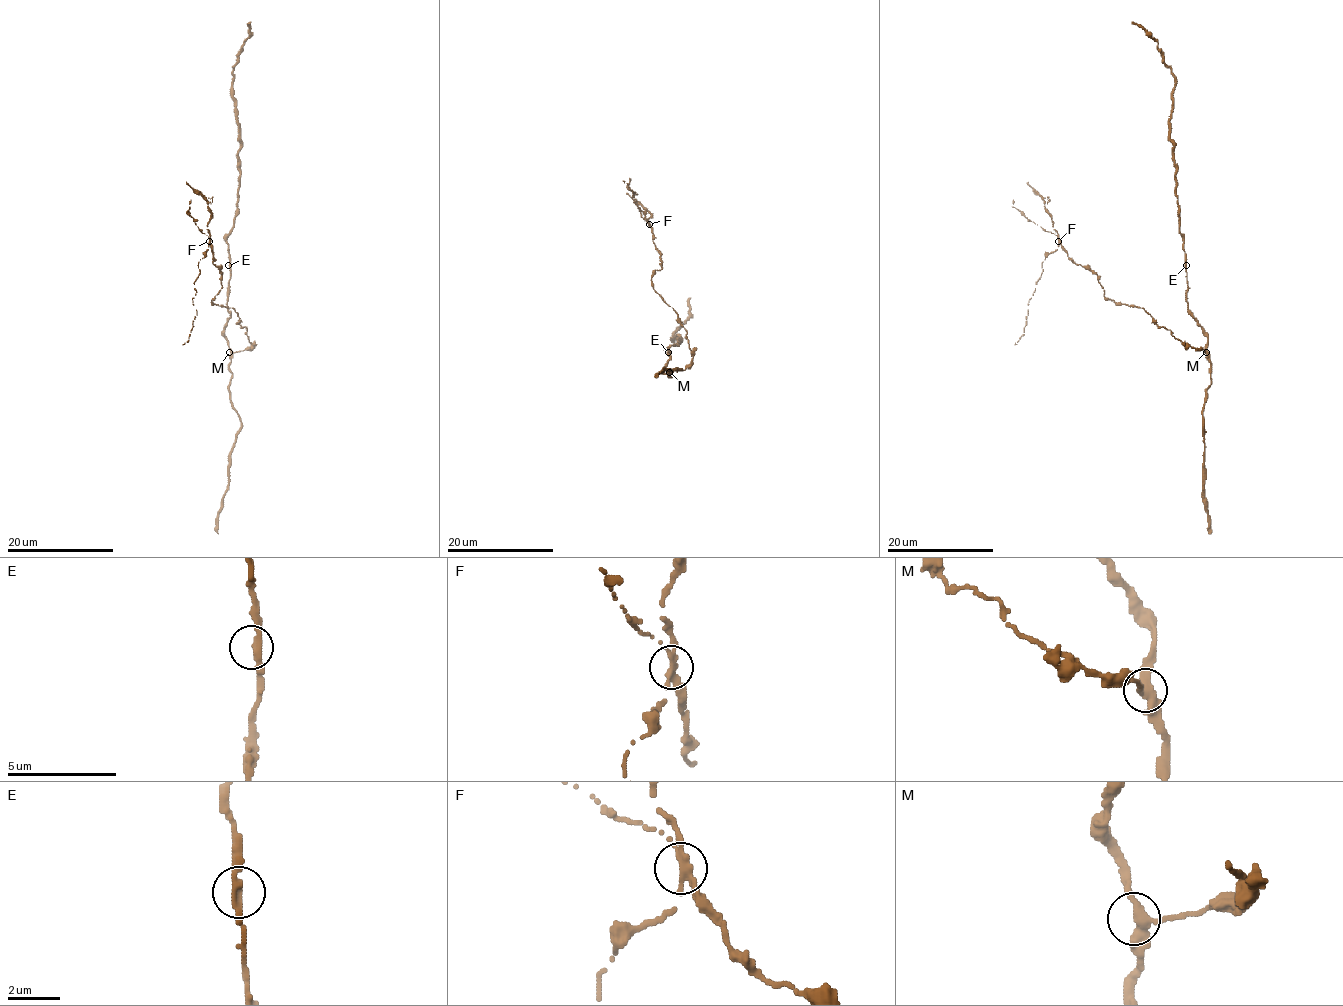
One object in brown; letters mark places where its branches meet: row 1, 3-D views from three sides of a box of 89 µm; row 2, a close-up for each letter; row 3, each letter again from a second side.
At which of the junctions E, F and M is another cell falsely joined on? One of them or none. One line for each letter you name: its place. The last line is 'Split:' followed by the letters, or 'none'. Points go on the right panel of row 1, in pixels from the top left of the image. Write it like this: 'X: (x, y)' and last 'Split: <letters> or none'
F: (1058, 241)
Split: F

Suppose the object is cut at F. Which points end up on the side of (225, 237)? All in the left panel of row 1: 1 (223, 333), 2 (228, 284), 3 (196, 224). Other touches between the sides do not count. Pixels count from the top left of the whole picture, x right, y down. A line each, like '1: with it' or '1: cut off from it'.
1: with it
2: with it
3: cut off from it

